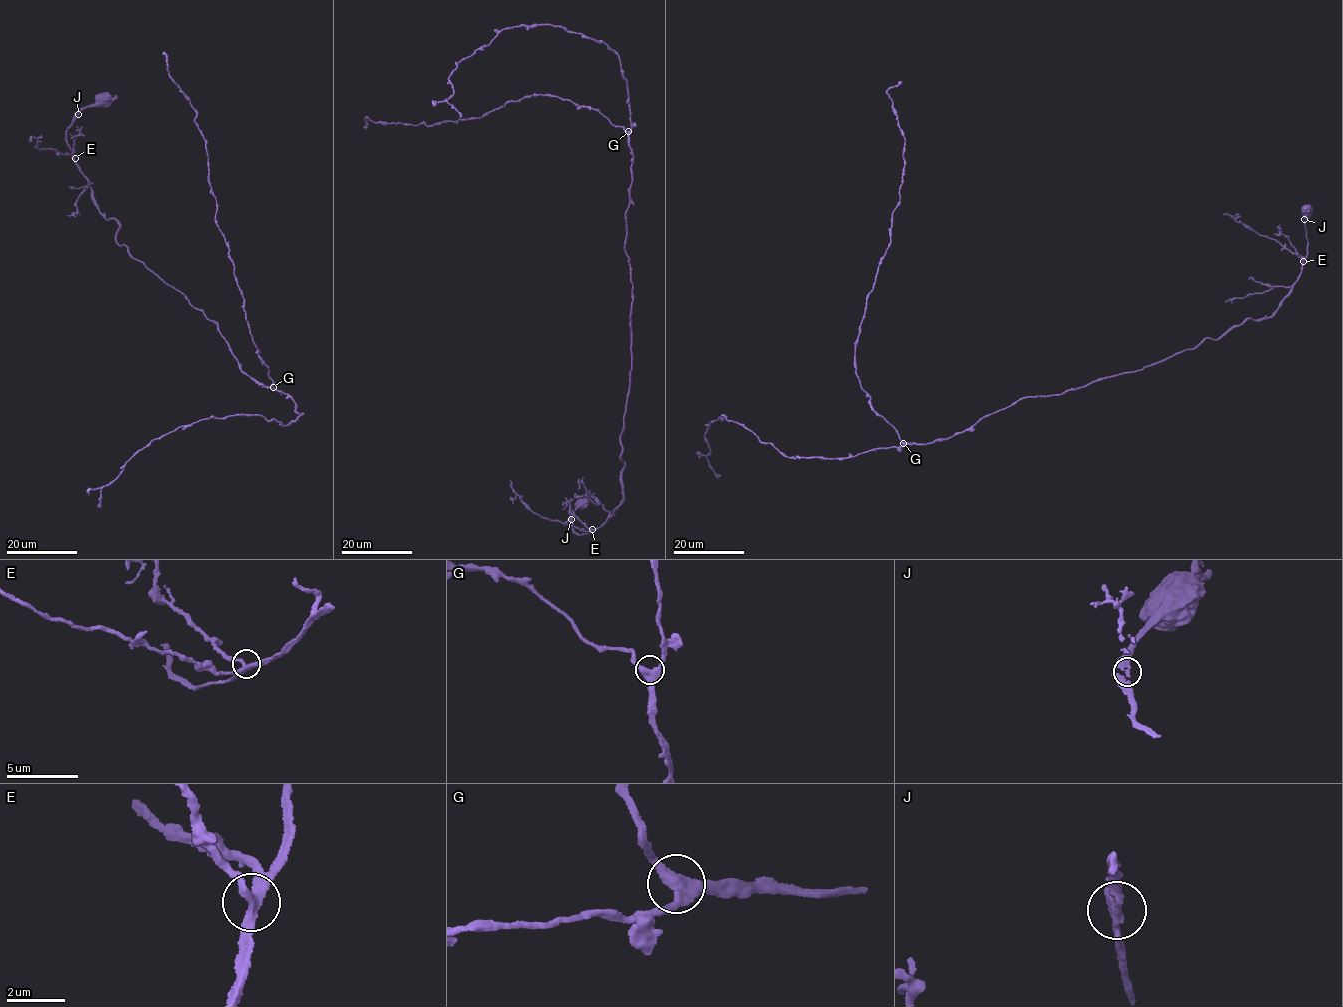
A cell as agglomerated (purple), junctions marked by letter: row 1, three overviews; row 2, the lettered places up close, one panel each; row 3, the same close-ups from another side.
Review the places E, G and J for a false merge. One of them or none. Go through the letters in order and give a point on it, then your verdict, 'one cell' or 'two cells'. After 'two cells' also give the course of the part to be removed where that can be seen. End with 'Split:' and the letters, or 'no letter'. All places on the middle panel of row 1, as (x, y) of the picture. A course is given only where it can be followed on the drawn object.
E: place (592, 529); one cell
G: place (628, 131); one cell
J: place (571, 519); one cell
Split: no letter

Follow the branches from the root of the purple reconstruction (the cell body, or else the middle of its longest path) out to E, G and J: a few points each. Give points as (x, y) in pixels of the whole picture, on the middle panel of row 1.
E: (582, 503), (573, 510), (573, 531), (580, 535), (592, 529)
G: (582, 503), (571, 521), (580, 535), (599, 528), (623, 499), (633, 286), (624, 246), (628, 131)
J: (582, 503), (573, 510), (571, 519)

